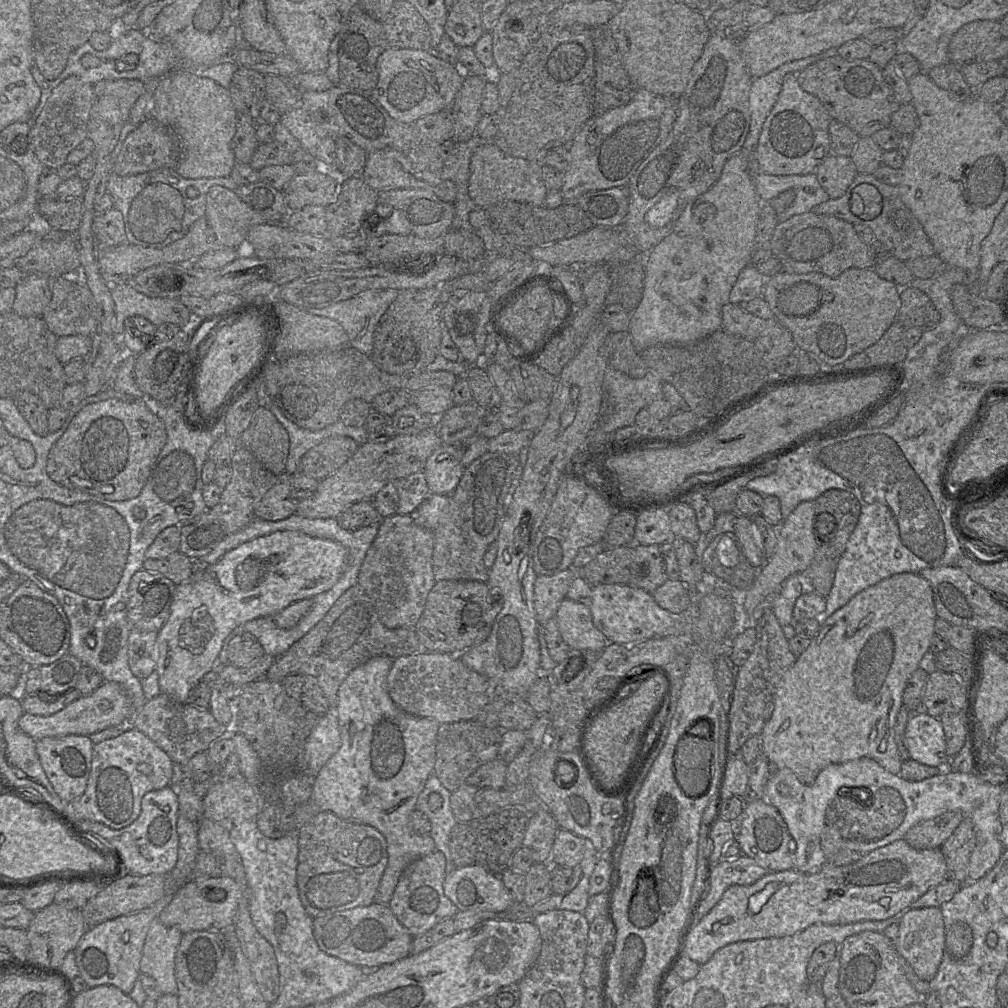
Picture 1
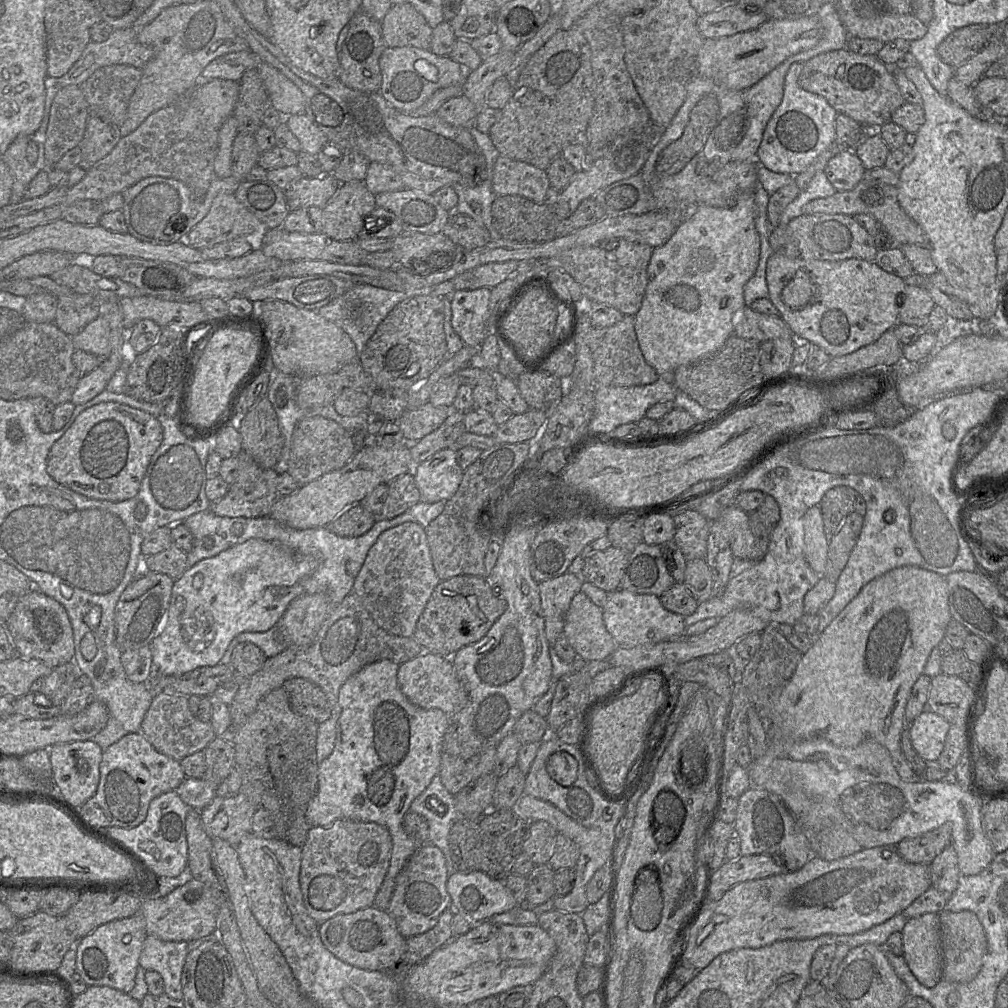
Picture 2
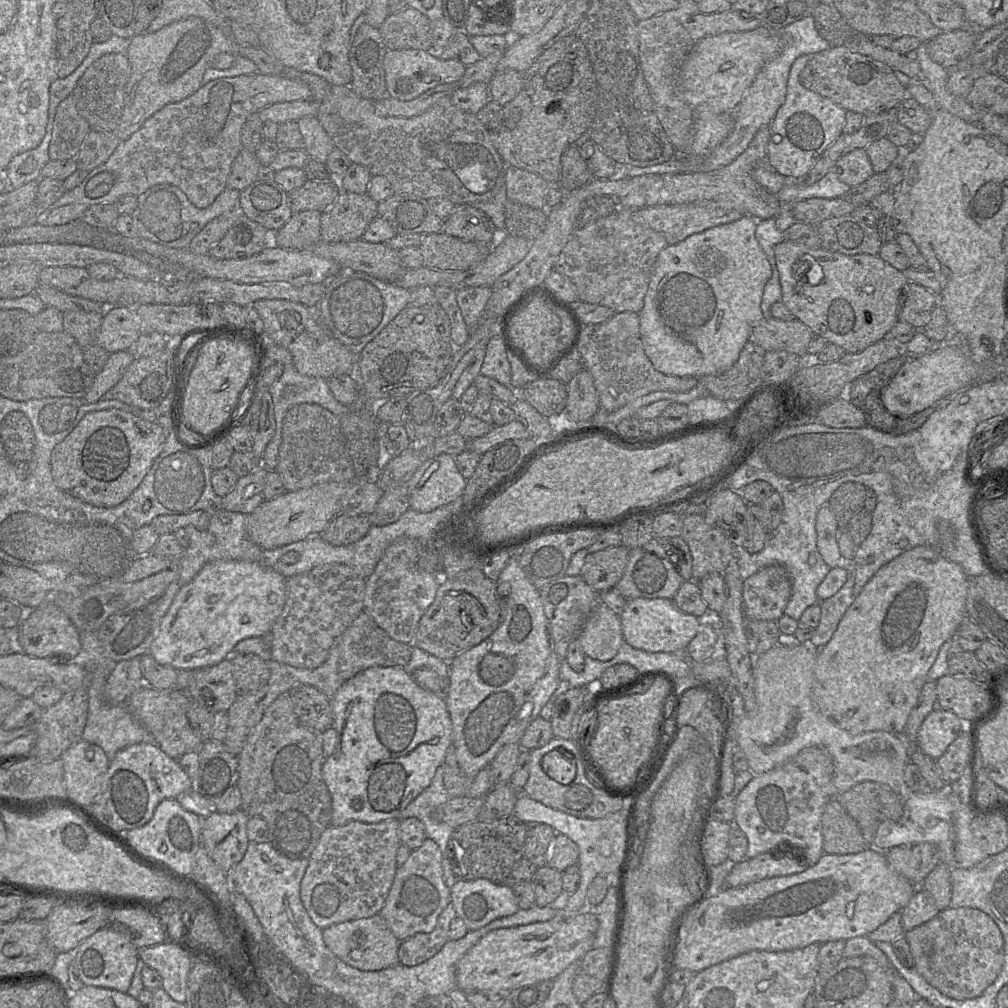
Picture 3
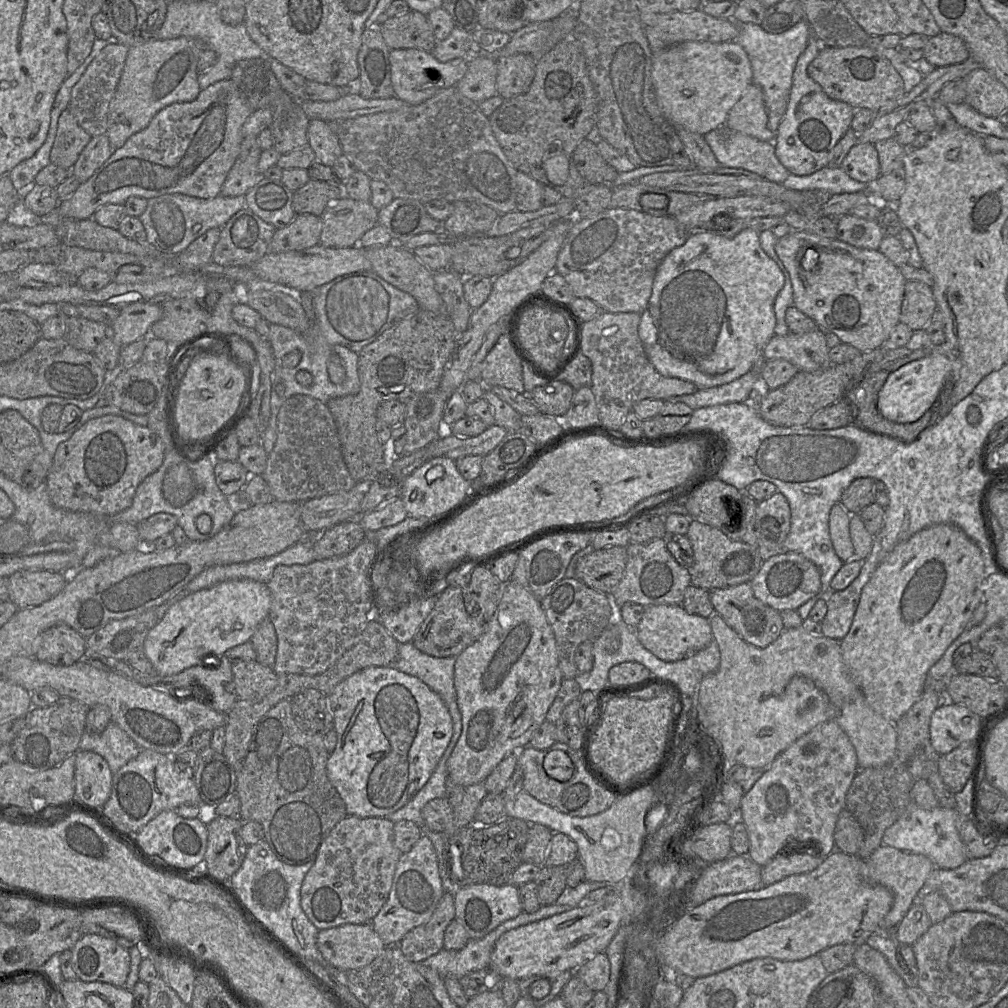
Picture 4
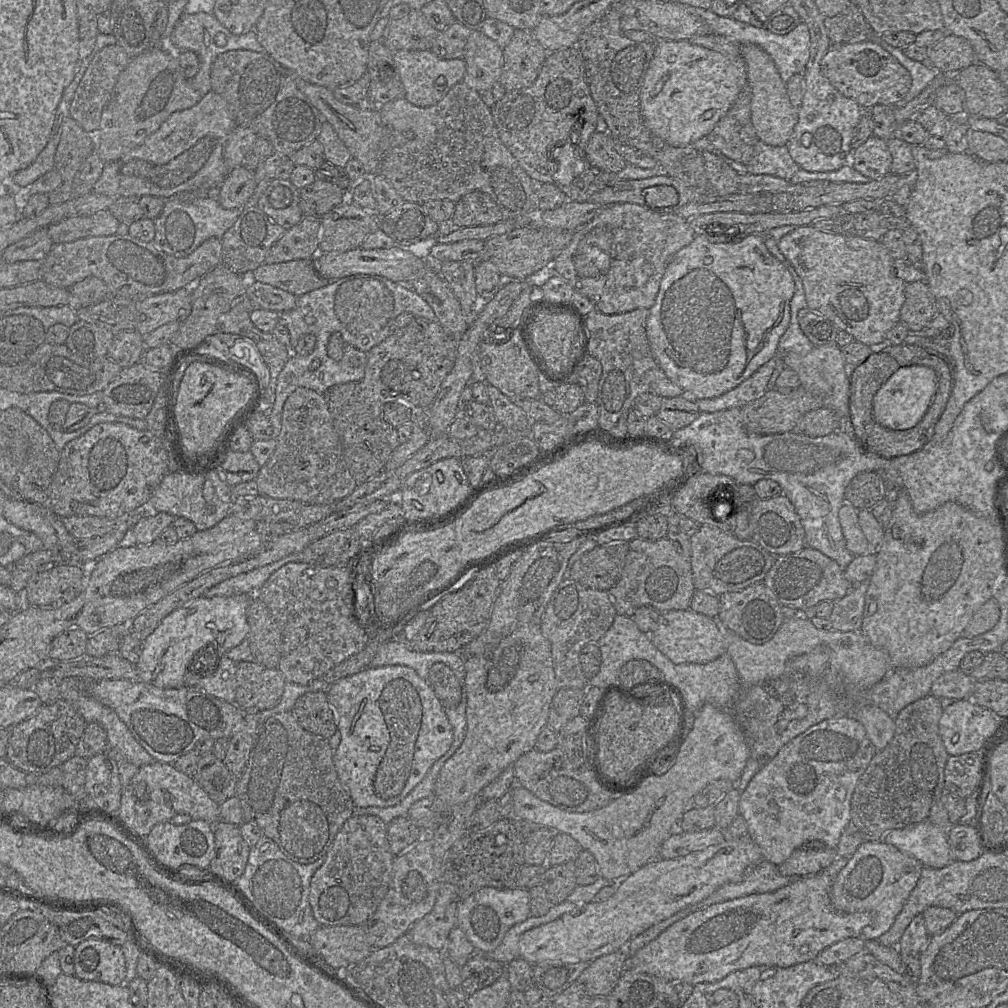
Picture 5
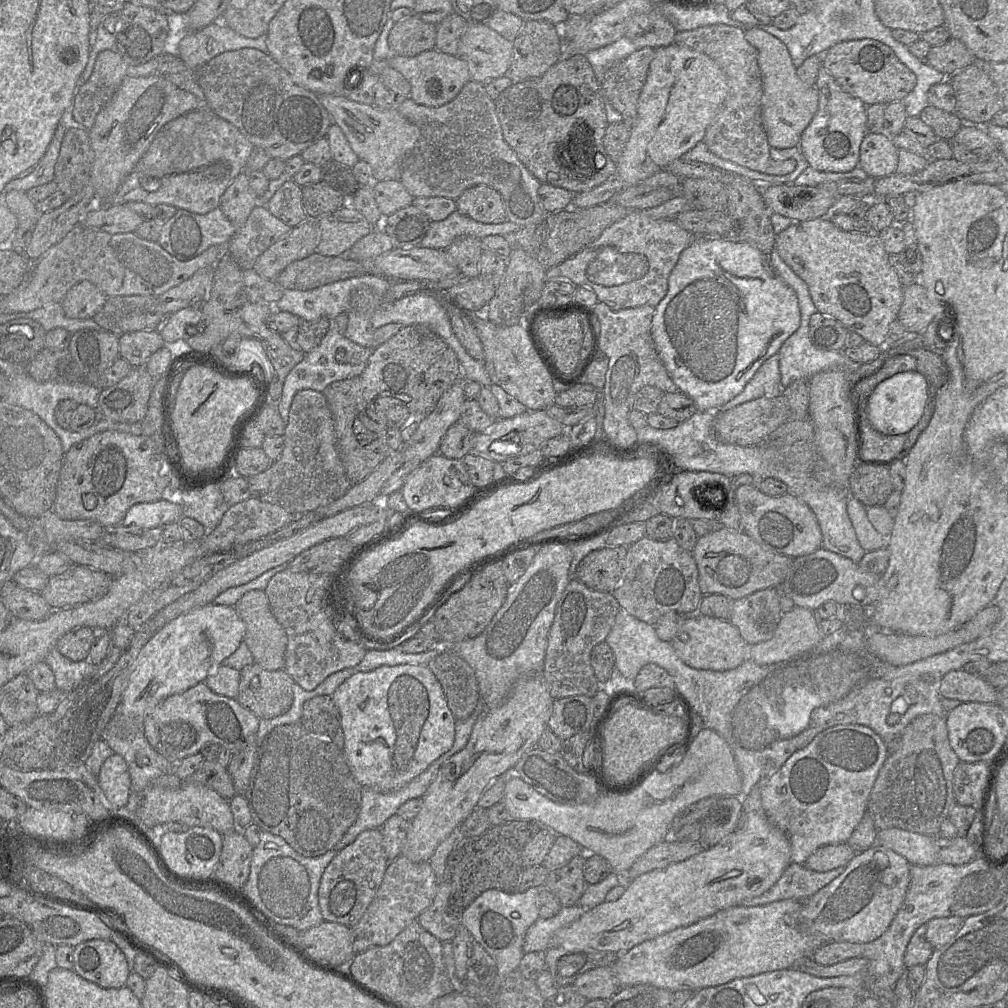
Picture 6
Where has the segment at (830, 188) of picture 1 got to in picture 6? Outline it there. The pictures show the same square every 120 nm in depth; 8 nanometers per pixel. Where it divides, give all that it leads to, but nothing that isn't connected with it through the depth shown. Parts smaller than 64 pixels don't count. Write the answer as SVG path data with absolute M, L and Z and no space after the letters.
M868 133L864 136L859 151L858 166L871 178L896 173L898 148L892 138L882 133Z

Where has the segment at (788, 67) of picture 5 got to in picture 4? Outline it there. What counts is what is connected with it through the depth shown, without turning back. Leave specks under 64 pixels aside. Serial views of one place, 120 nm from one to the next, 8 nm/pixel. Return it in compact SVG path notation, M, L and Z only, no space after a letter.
M805 19L782 33L769 33L761 25L753 23L739 25L736 42L749 56L753 69L753 83L762 89L767 110L779 100L788 102L797 60L806 49L810 37L811 29Z

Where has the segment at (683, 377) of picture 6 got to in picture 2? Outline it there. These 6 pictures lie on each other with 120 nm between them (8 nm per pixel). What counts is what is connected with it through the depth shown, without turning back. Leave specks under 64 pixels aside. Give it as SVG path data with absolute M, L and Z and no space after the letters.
M753 196L743 197L733 208L717 208L700 205L680 222L671 238L662 246L654 248L648 264L648 282L642 305L635 317L635 332L639 347L646 362L653 367L659 376L673 383L673 372L681 365L691 364L711 355L720 349L726 340L734 334L734 326L737 317L746 306L744 301L744 286L755 274L760 257L760 237L755 227L756 205Z

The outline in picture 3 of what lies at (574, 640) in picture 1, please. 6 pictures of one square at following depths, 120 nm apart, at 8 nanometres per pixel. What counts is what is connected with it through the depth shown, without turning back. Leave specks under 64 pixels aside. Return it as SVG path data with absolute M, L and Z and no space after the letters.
M598 601L577 641L586 656L602 662L613 659L624 642L619 616Z

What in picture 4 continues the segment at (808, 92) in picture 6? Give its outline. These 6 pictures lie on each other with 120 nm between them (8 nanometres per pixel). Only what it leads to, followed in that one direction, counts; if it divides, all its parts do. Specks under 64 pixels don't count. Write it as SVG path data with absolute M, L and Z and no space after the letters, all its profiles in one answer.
M752 83L730 110L725 125L734 132L763 142L773 142L776 134L768 129L767 122L768 110L763 91Z

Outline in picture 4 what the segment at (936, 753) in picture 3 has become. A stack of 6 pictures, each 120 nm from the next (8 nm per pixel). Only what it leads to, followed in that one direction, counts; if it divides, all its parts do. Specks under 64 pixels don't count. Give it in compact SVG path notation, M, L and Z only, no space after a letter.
M950 703L938 707L931 715L929 724L932 747L939 755L944 755L964 742L971 742L973 745L982 728L984 718L984 716L979 717L965 706L959 704Z

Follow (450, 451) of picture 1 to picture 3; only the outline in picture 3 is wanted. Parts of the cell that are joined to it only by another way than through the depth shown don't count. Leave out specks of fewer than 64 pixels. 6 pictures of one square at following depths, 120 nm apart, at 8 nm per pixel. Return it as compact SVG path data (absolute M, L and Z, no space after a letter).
M441 454L426 460L406 484L410 509L426 513L456 502L461 498L466 483L454 456Z

